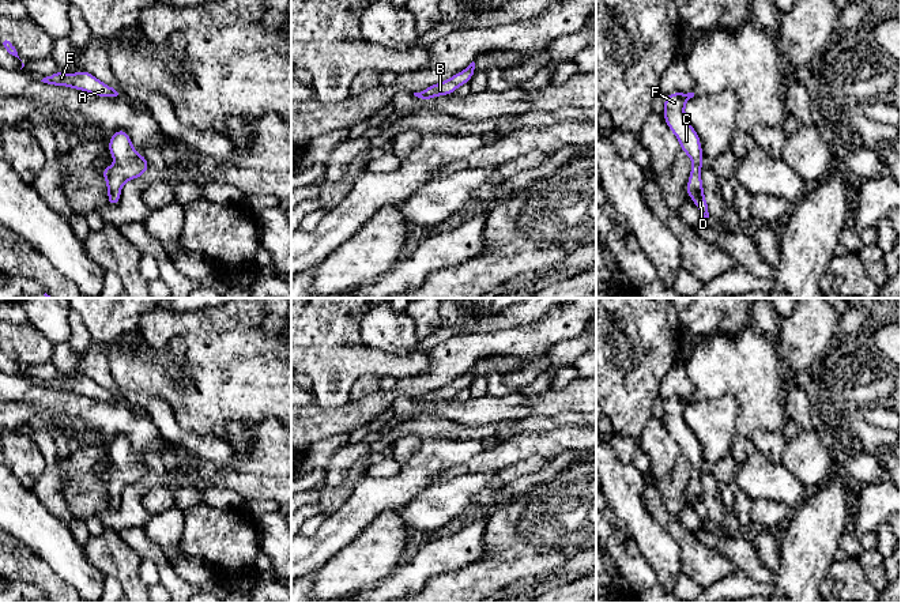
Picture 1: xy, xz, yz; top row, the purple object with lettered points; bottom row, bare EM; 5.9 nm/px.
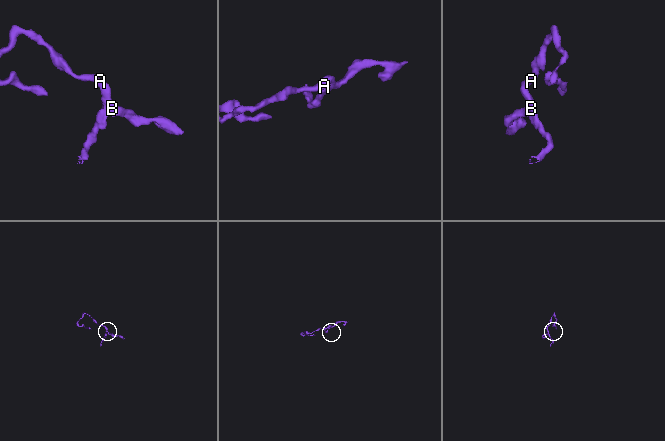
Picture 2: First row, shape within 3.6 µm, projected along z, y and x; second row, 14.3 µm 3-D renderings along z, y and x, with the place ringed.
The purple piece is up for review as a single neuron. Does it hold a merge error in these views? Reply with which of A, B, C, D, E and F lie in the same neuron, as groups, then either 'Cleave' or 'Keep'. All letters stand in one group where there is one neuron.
Groups: A B C D E F. Keep

